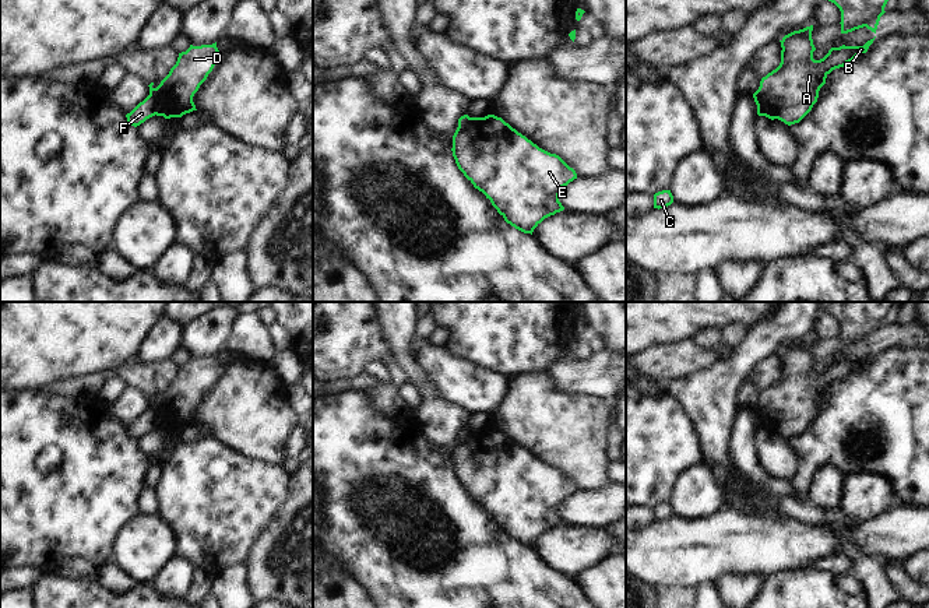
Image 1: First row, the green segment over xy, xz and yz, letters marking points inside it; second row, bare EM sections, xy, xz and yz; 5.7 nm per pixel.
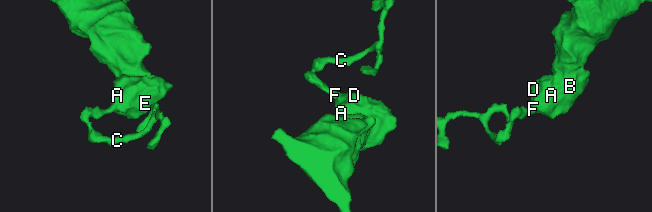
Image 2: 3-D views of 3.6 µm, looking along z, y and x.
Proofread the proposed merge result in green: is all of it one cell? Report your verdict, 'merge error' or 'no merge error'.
merge error

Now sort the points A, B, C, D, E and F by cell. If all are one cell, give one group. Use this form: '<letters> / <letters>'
A B D E / C F

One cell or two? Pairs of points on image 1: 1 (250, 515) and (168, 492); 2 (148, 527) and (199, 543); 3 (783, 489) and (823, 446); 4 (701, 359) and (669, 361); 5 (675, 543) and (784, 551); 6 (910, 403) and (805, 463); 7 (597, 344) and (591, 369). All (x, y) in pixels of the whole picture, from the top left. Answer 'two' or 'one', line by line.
1: one
2: two
3: two
4: one
5: one
6: one
7: two

